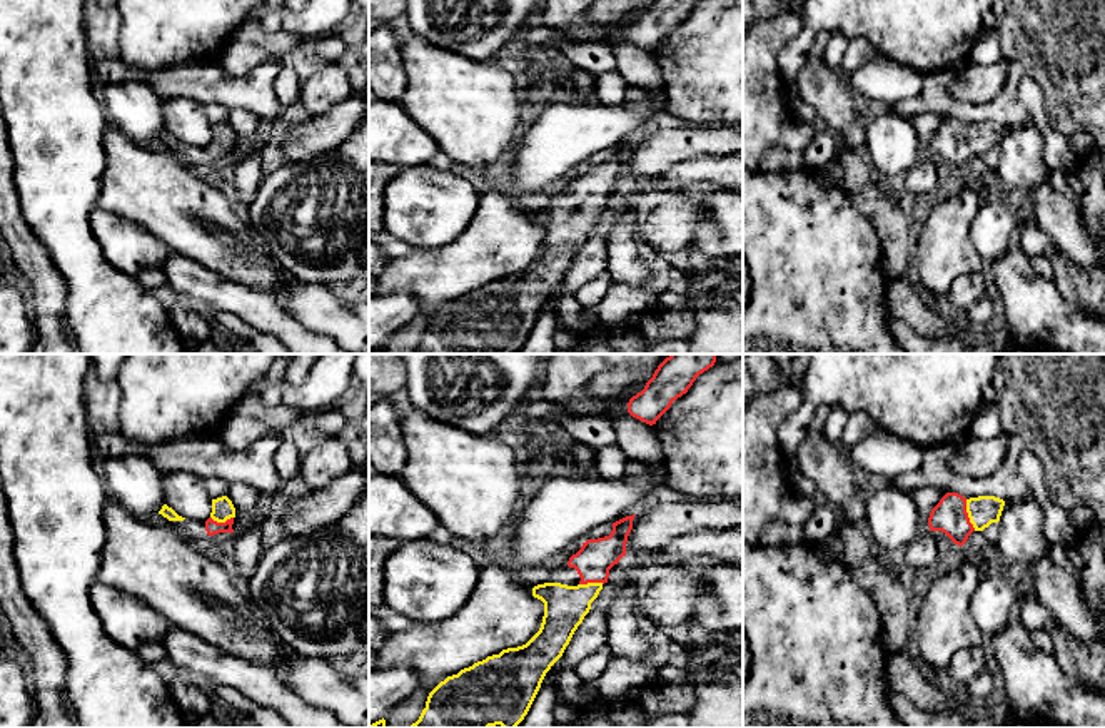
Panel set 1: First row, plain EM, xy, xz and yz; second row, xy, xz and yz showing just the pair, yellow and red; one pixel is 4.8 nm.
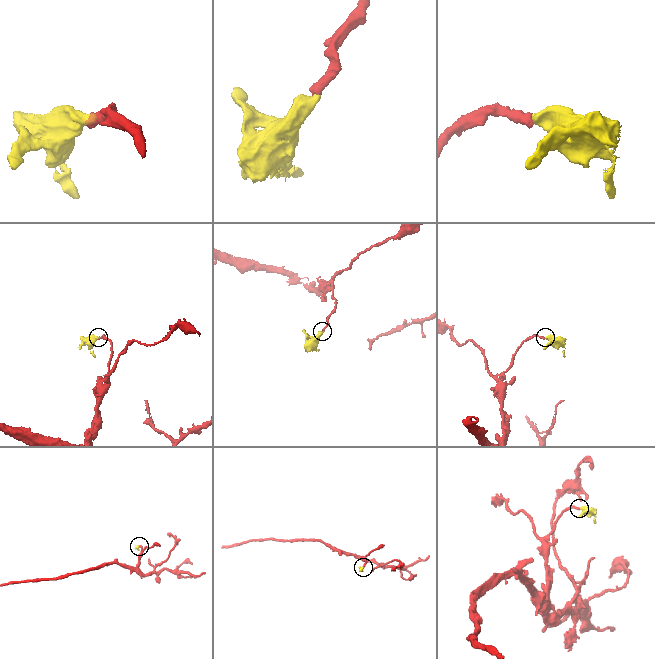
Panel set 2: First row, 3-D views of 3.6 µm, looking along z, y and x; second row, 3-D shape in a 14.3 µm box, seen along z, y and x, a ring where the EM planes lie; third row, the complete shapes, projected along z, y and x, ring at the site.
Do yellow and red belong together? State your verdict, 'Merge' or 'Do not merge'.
Merge

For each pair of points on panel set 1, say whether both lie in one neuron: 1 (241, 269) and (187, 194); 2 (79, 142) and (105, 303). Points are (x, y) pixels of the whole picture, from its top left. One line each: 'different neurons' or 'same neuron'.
1: same neuron
2: same neuron

